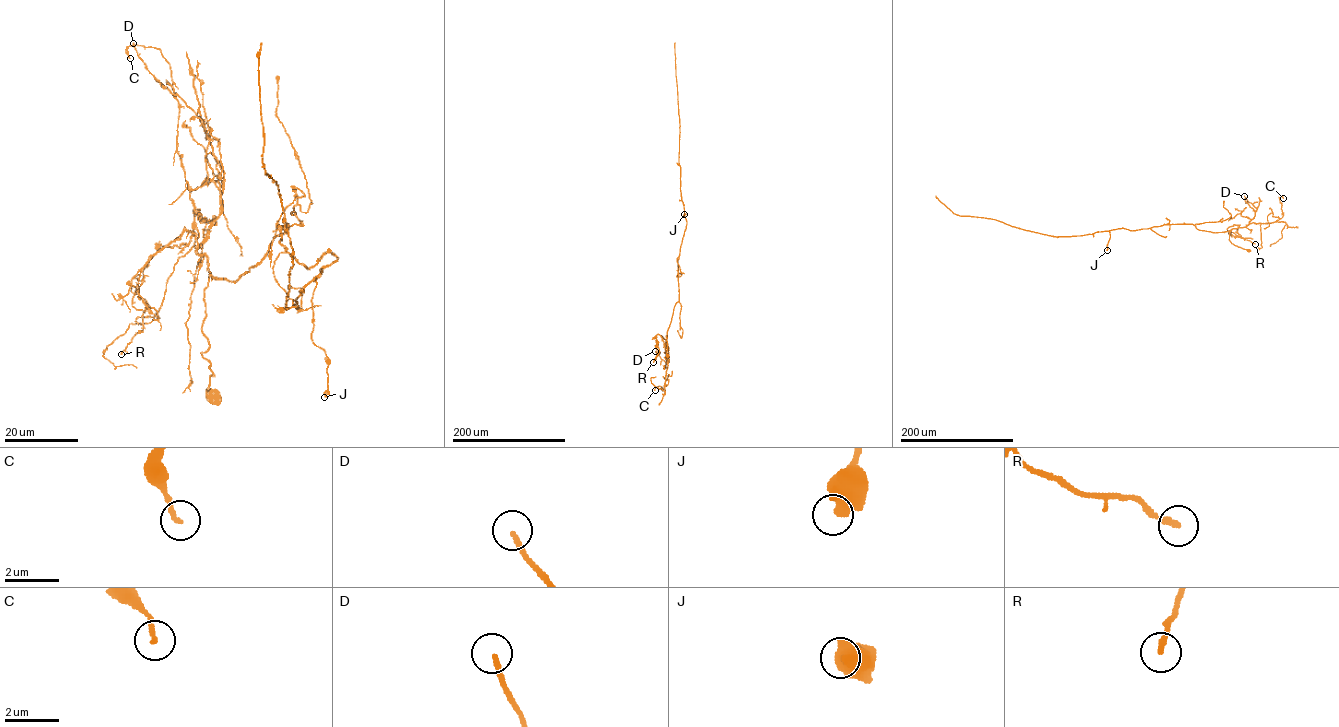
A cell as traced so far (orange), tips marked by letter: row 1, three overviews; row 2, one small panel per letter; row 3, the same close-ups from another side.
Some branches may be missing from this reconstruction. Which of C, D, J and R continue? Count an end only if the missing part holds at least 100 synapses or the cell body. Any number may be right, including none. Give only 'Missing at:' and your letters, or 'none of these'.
Missing at: none of these

